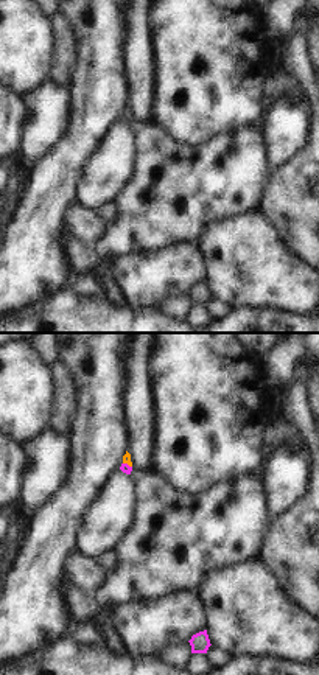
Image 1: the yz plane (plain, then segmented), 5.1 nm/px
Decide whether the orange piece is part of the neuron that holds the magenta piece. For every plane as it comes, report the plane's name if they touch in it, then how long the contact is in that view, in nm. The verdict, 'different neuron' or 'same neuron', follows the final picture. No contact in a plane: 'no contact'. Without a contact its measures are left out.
meets magenta in yz; contact 50 nm long

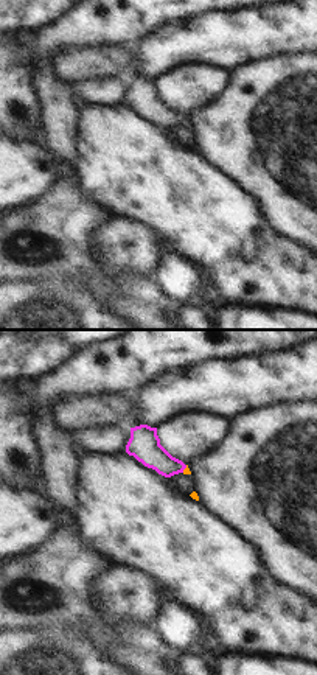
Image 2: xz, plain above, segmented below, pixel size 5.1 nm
meets magenta in xz; contact 50 nm long

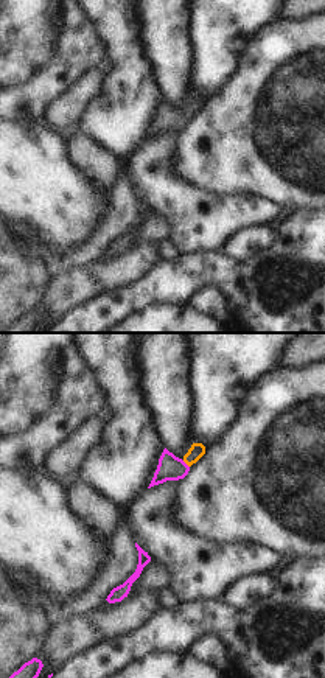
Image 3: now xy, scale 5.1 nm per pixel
meets magenta in xy; contact 50 nm long

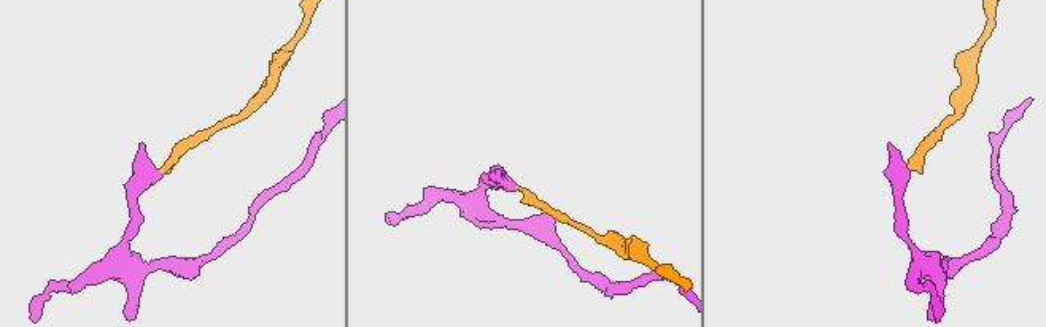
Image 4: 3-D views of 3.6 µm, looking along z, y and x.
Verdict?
same neuron

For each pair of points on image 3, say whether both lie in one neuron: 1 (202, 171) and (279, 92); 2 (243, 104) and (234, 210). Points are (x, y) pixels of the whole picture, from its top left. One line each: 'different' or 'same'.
1: same
2: different

